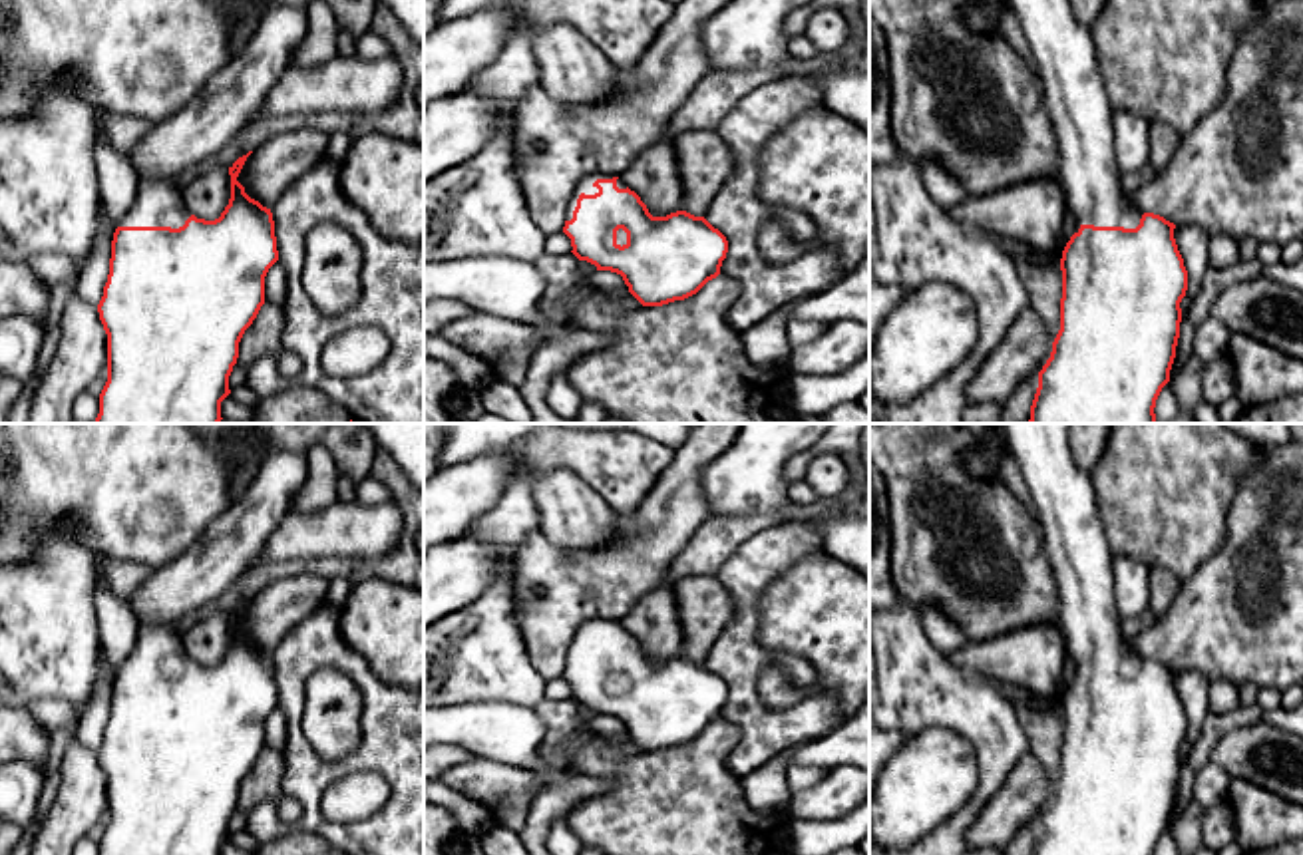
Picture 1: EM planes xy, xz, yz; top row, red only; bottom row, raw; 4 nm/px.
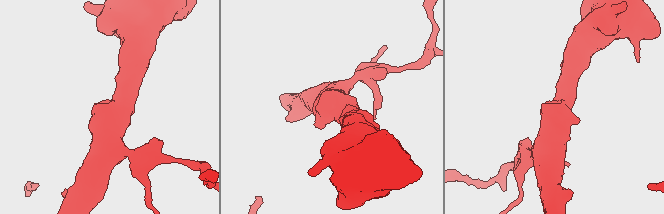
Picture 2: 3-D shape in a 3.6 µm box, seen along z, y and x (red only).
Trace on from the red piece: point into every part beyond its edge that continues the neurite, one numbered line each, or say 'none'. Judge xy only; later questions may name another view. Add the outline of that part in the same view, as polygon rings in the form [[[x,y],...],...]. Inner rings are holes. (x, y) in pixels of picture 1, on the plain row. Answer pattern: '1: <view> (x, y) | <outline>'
1: xy (158, 649) | [[[173,624],[139,626],[137,640],[119,672],[171,672],[179,674],[191,662],[181,634]]]

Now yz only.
1: yz (1075, 541) | [[[1001,424],[1005,451],[1011,453],[1028,485],[1034,515],[1042,529],[1044,553],[1048,557],[1060,598],[1058,626],[1064,634],[1066,654],[1076,672],[1124,672],[1136,674],[1142,656],[1126,644],[1120,628],[1120,612],[1114,608],[1114,553],[1096,507],[1092,475],[1074,463],[1070,451],[1070,424]]]

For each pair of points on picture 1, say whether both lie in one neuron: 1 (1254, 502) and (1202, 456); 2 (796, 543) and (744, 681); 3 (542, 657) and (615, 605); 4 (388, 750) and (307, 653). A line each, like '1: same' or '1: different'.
1: different
2: same
3: same
4: same

